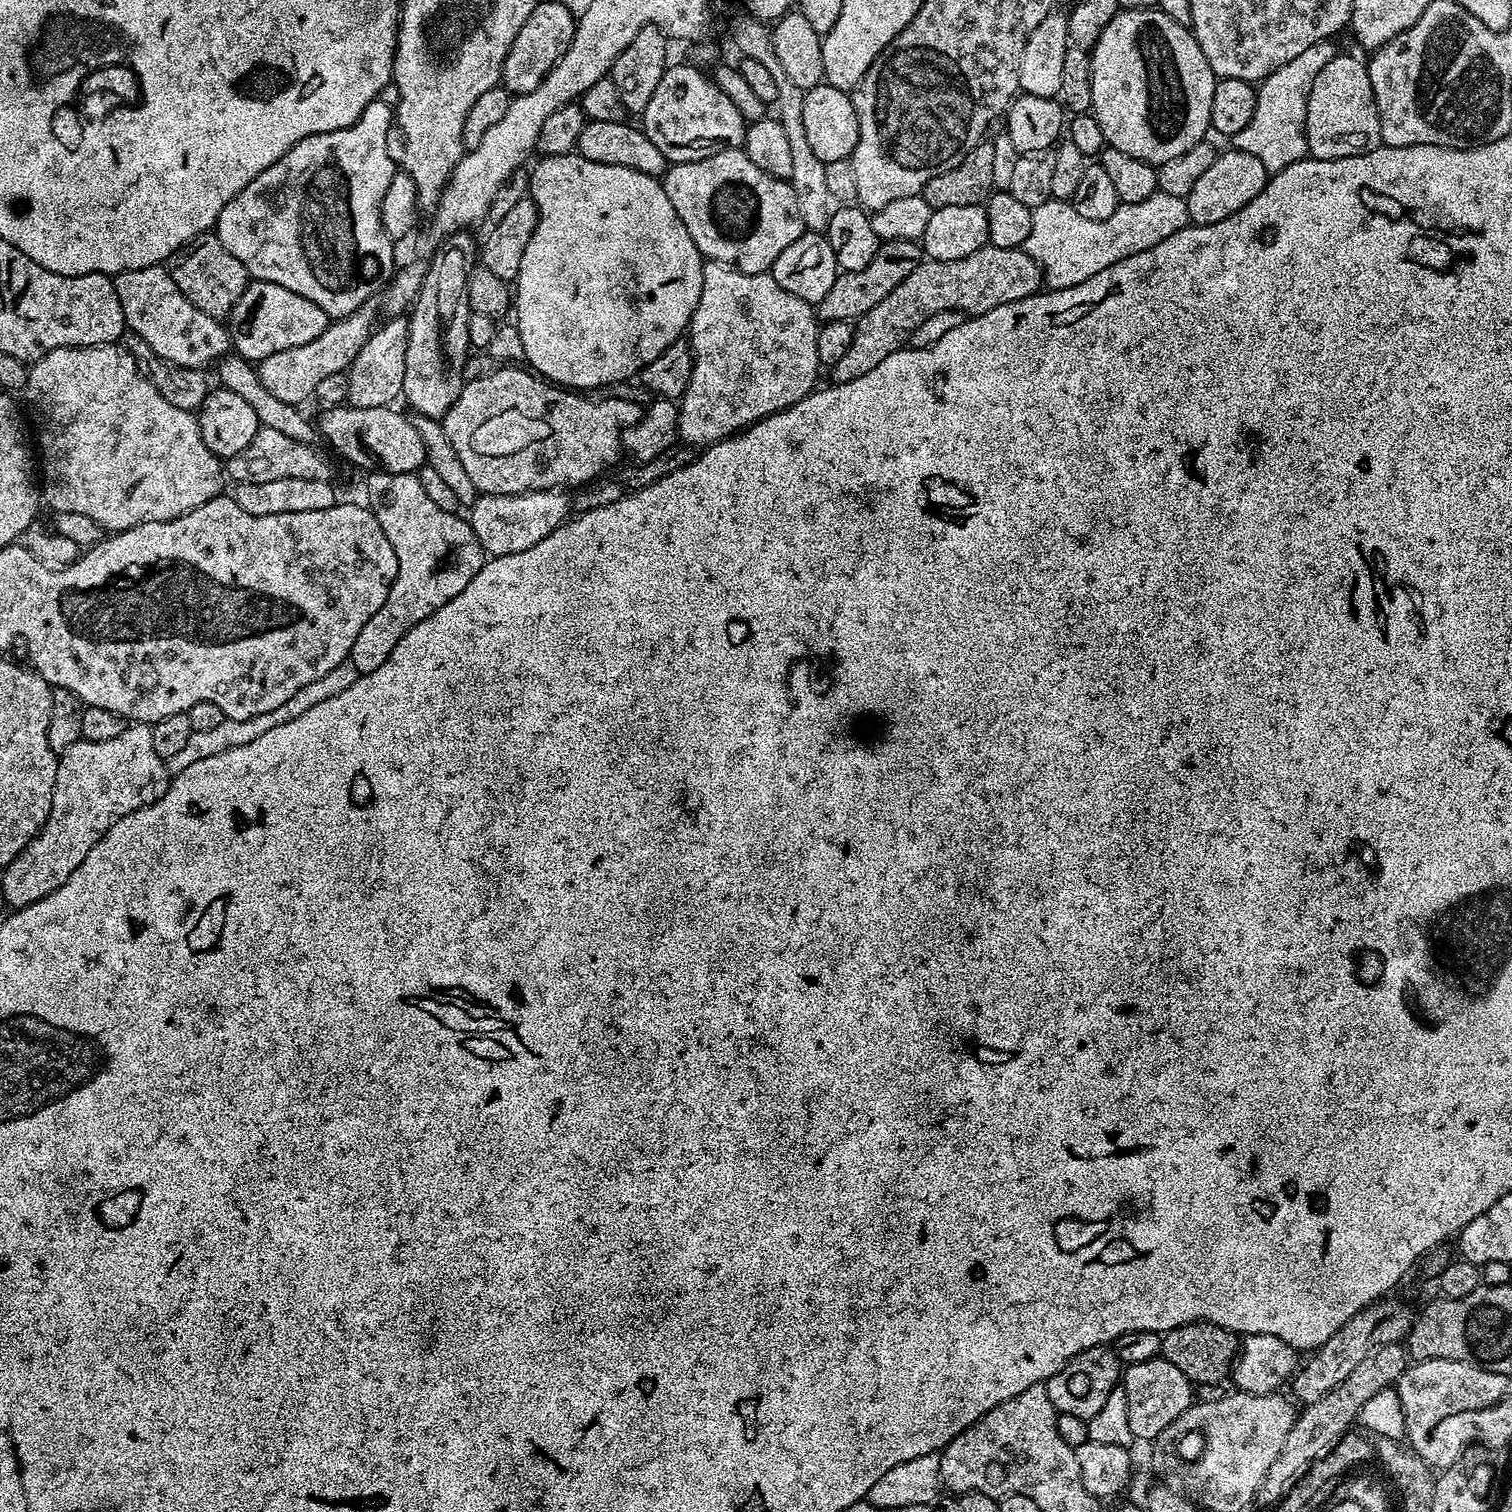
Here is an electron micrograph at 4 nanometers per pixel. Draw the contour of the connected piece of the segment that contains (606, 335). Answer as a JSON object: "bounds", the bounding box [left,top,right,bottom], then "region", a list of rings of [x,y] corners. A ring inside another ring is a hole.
{"bounds":[514,151,704,390],"region":[[[575,151],[562,154],[559,158],[543,159],[541,163],[543,164],[539,170],[533,169],[528,179],[528,190],[534,194],[536,209],[540,215],[538,226],[530,238],[530,246],[526,246],[526,254],[522,254],[520,273],[514,281],[514,325],[522,338],[524,360],[532,363],[530,368],[533,373],[569,390],[603,390],[609,384],[631,381],[647,364],[654,362],[654,358],[658,358],[662,350],[677,343],[687,333],[688,324],[702,294],[704,260],[698,246],[694,246],[694,238],[686,234],[686,226],[682,226],[678,210],[674,210],[670,198],[666,198],[666,190],[657,177],[630,170],[626,166],[606,166],[602,162],[590,162],[578,158]]]}

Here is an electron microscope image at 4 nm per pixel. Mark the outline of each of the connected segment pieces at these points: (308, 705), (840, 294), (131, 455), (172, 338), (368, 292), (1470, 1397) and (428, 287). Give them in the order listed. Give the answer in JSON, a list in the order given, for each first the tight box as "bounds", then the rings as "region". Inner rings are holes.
[{"bounds":[166,659,362,774],"region":[[[351,659],[343,660],[326,678],[318,678],[318,682],[310,682],[310,686],[302,686],[294,698],[282,702],[278,710],[270,710],[270,714],[258,714],[258,718],[242,718],[241,720],[224,719],[219,726],[211,730],[198,730],[190,734],[190,739],[186,741],[185,748],[174,758],[166,761],[169,773],[175,774],[186,770],[193,762],[198,762],[202,758],[210,758],[214,754],[222,754],[222,750],[234,750],[234,746],[246,746],[246,742],[254,742],[254,738],[259,738],[261,734],[266,734],[266,730],[274,730],[274,726],[282,726],[282,722],[290,722],[290,718],[298,718],[298,714],[306,714],[306,710],[311,710],[313,706],[318,706],[318,702],[326,702],[326,698],[335,698],[337,694],[342,694],[342,690],[347,690],[349,686],[354,686],[362,673],[352,665]]]},{"bounds":[818,240,925,321],"region":[[[889,240],[881,243],[879,250],[870,258],[870,266],[866,270],[854,270],[853,272],[840,272],[834,278],[834,286],[830,286],[830,291],[826,298],[818,305],[818,316],[821,321],[847,320],[855,321],[864,316],[866,310],[874,310],[898,282],[903,282],[909,274],[914,274],[914,270],[925,259],[924,249],[919,243],[913,240]]]},{"bounds":[22,344,226,534],"region":[[[95,344],[85,348],[59,348],[50,350],[43,358],[35,361],[28,369],[28,381],[24,384],[22,395],[28,399],[32,407],[32,416],[36,419],[36,428],[40,431],[40,448],[38,444],[38,456],[44,459],[42,464],[42,500],[45,505],[49,504],[52,512],[65,512],[70,510],[73,514],[86,514],[94,518],[100,528],[108,534],[125,532],[142,522],[166,522],[202,506],[213,500],[215,496],[221,495],[220,488],[226,481],[226,472],[222,467],[221,457],[215,456],[202,442],[200,433],[200,421],[193,413],[186,410],[178,410],[178,406],[170,406],[158,390],[138,370],[136,359],[128,352],[127,347],[115,344]]]},{"bounds":[115,264,230,369],"region":[[[155,264],[142,270],[115,273],[118,302],[122,302],[125,325],[140,336],[154,354],[171,364],[187,368],[207,369],[229,355],[230,337],[227,327],[217,317],[206,314],[178,290],[167,267]]]},{"bounds":[214,98,398,318],"region":[[[377,98],[374,102],[370,102],[370,106],[366,106],[366,110],[358,118],[358,122],[354,122],[342,130],[314,134],[310,138],[298,142],[298,146],[294,146],[285,156],[278,158],[278,162],[274,162],[274,166],[262,170],[262,174],[258,174],[258,178],[254,178],[254,182],[250,182],[250,186],[246,186],[246,190],[242,190],[234,199],[226,202],[222,214],[218,214],[214,225],[216,237],[226,250],[230,250],[230,254],[234,254],[234,258],[238,258],[238,262],[242,262],[242,266],[246,266],[252,280],[265,280],[274,282],[278,286],[286,286],[286,290],[294,290],[294,294],[302,294],[302,298],[310,298],[310,302],[314,302],[314,306],[322,306],[322,310],[326,310],[326,314],[330,318],[349,316],[351,312],[361,308],[365,302],[373,299],[377,295],[375,292],[379,293],[391,281],[398,268],[396,252],[392,249],[395,248],[394,242],[386,234],[380,217],[382,198],[386,198],[386,189],[398,170],[393,149],[392,152],[388,149],[388,135],[391,132],[393,135],[393,105],[389,101],[387,104],[384,98]]]},{"bounds":[1394,1360,1508,1455],"region":[[[1417,1360],[1409,1363],[1394,1387],[1402,1406],[1404,1435],[1407,1443],[1410,1446],[1418,1446],[1418,1450],[1422,1450],[1422,1455],[1424,1454],[1424,1446],[1434,1440],[1434,1432],[1438,1430],[1438,1426],[1444,1420],[1458,1416],[1458,1414],[1468,1414],[1468,1412],[1470,1414],[1472,1412],[1474,1414],[1488,1412],[1488,1410],[1500,1408],[1502,1404],[1508,1402],[1508,1376],[1506,1374],[1491,1372],[1485,1368],[1479,1368],[1476,1364],[1467,1364],[1464,1360]]]},{"bounds":[403,231,478,418],"region":[[[471,231],[455,232],[452,236],[435,245],[432,265],[427,265],[424,281],[416,302],[410,309],[408,322],[408,346],[406,348],[406,378],[404,379],[403,399],[413,408],[413,413],[433,418],[443,418],[454,406],[458,394],[464,389],[464,367],[470,355],[468,342],[468,274],[470,265],[478,256],[478,240]]]}]

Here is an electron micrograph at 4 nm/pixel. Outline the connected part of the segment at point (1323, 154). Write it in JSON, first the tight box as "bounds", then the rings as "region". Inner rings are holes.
{"bounds":[1306,54,1381,160],"region":[[[1338,54],[1312,83],[1306,110],[1308,150],[1313,160],[1337,160],[1365,156],[1381,147],[1380,115],[1370,84],[1367,63],[1356,56]]]}

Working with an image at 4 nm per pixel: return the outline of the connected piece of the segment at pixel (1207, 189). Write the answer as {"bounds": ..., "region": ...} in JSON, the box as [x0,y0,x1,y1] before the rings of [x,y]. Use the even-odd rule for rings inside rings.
{"bounds":[1186,151,1270,225],"region":[[[1221,151],[1217,155],[1216,161],[1198,178],[1198,182],[1194,182],[1194,190],[1190,190],[1186,197],[1188,218],[1193,225],[1213,224],[1230,218],[1238,210],[1242,210],[1246,202],[1258,198],[1258,194],[1262,194],[1262,190],[1268,184],[1270,174],[1266,166],[1262,166],[1262,162],[1254,158],[1254,154],[1227,151]]]}

